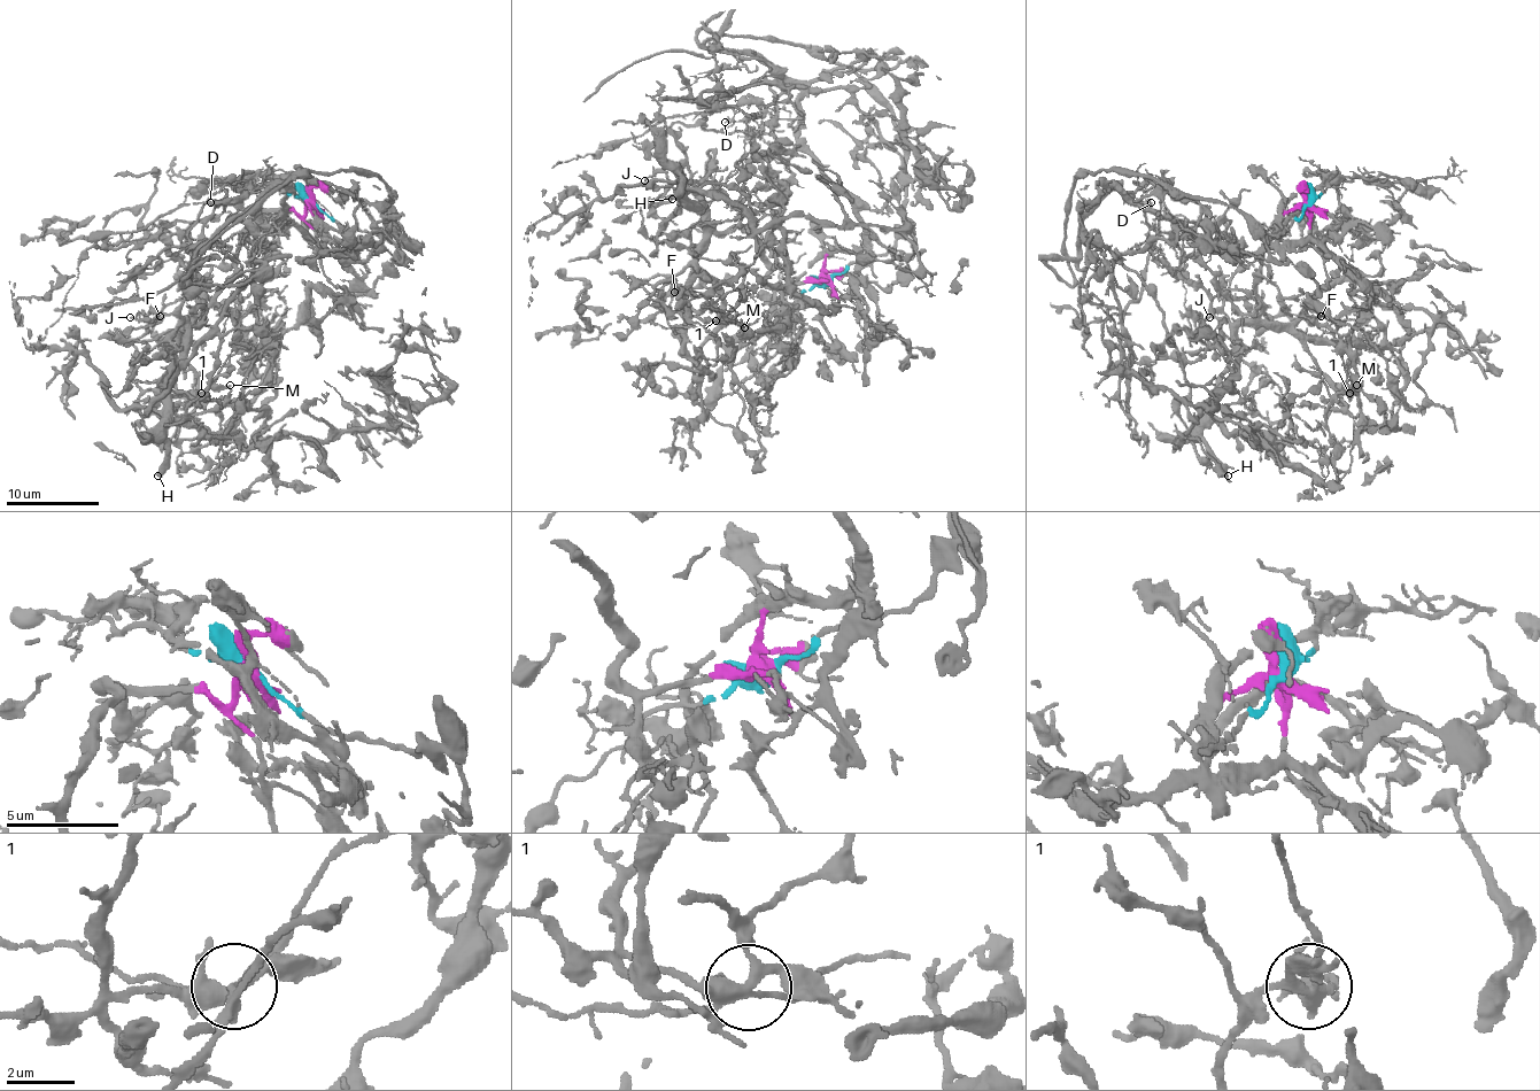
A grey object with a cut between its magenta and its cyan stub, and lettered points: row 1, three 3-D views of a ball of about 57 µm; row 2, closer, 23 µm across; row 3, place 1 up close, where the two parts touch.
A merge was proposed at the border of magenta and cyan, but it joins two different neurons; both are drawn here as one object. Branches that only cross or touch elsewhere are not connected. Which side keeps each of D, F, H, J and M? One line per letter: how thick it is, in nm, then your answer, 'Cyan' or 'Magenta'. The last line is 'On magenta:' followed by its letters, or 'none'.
D: Thickness 100 nm. Cyan
F: Thickness 150 nm. Magenta
H: Thickness 460 nm. Magenta
J: Thickness 150 nm. Magenta
M: Thickness 180 nm. Magenta
On magenta: F, H, J, M

